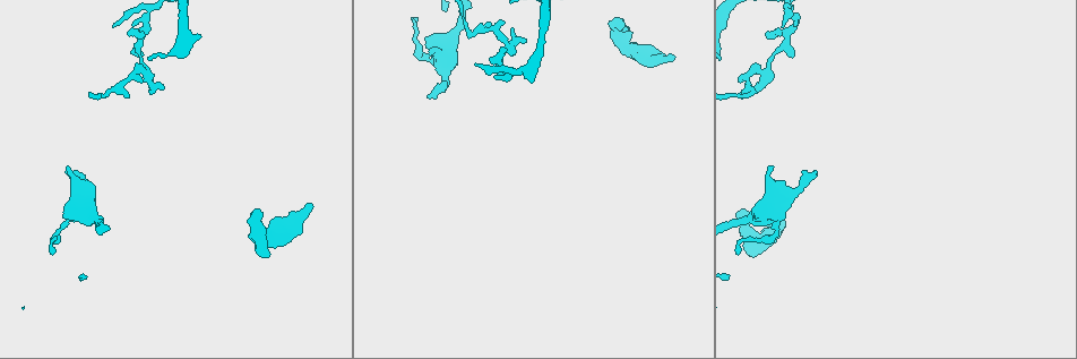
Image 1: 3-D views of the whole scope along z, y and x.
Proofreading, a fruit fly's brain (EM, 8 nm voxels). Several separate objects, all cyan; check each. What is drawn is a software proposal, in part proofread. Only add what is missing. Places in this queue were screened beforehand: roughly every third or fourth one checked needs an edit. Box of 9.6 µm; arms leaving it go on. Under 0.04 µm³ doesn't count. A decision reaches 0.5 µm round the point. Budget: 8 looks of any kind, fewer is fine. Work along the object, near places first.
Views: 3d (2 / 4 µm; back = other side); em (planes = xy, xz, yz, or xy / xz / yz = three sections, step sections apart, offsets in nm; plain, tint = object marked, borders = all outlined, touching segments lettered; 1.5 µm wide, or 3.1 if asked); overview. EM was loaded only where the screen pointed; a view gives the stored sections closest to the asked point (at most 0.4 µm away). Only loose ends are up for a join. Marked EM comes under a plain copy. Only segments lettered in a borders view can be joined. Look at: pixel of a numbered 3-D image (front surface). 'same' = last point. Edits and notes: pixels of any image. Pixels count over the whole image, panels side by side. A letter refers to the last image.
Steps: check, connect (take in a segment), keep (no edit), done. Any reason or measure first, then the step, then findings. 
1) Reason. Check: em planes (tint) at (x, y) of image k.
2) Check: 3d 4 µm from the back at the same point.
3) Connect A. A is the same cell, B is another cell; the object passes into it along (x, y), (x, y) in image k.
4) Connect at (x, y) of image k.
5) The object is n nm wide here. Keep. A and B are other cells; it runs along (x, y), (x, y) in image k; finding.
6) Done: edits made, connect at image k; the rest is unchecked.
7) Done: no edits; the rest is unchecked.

Thin end. Check: 3d 4 µm at (141, 31) of image 1.

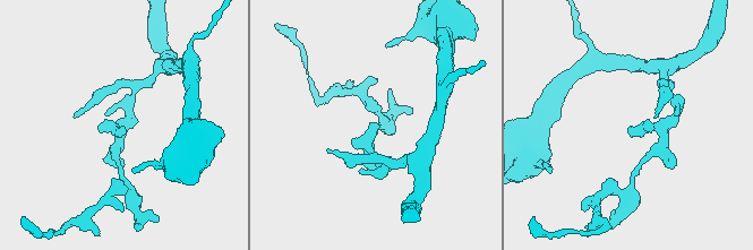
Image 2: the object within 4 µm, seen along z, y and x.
Check: em yz step 4 (borders) at (123, 128) of image 2.

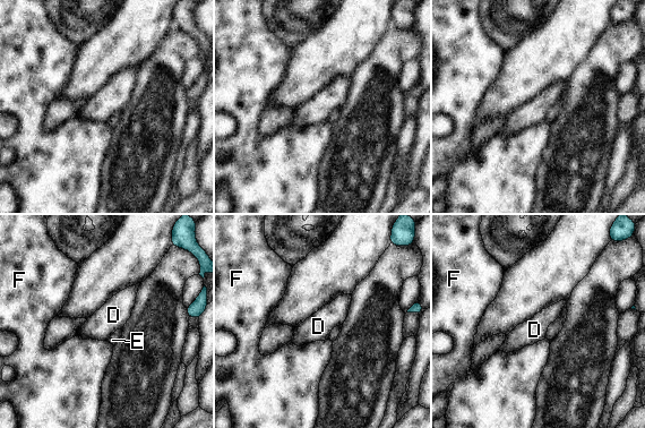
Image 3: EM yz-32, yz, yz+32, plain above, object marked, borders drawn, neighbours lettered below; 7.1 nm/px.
Check: em planes (borders) at the same point.

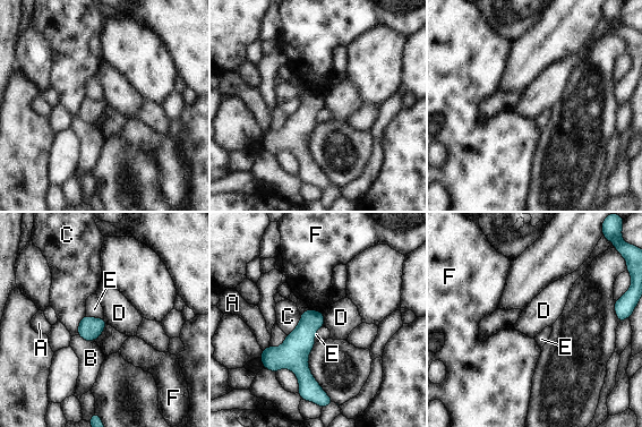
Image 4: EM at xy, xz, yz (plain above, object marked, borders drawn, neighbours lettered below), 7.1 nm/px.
Keep. A, B, C, D, E and F are other cells; no lettered segment goes on from it.

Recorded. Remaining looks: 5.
Free end. Check: 3d 2 µm at (814, 171) of image 1.

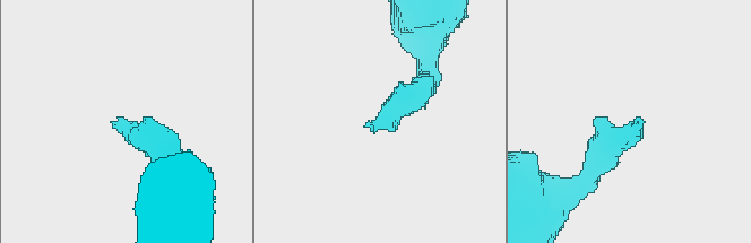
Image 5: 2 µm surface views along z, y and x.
Need the tissue. Check: em planes (borders) at (637, 120) of image 5.

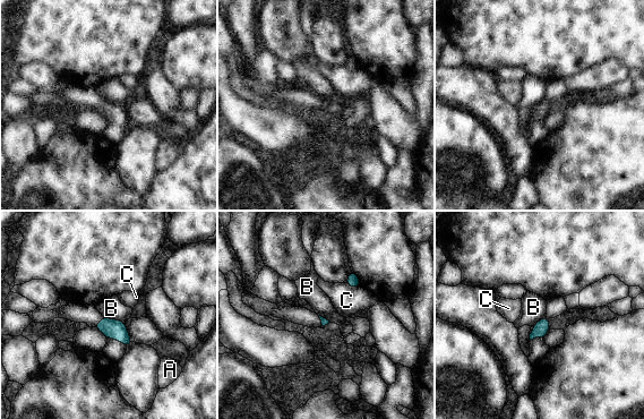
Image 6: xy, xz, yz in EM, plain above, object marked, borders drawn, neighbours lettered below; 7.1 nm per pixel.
The longest contact is with B, 170 nm. Keep. A, B and C are other cells; a border runs along (103, 316), (125, 323) in image 6; none of them fits.

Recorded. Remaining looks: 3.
Check: em yz step 4 (borders) at (261, 212) of image 1.

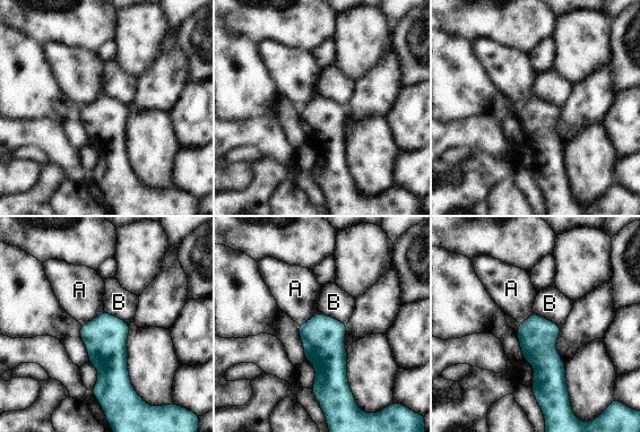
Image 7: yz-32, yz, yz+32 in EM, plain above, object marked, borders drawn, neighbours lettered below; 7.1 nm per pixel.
The longest contact is with B, 240 nm. Keep. A and B are other cells; none of them fits.

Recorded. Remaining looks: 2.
Done: no edits; the rest is unchecked.

